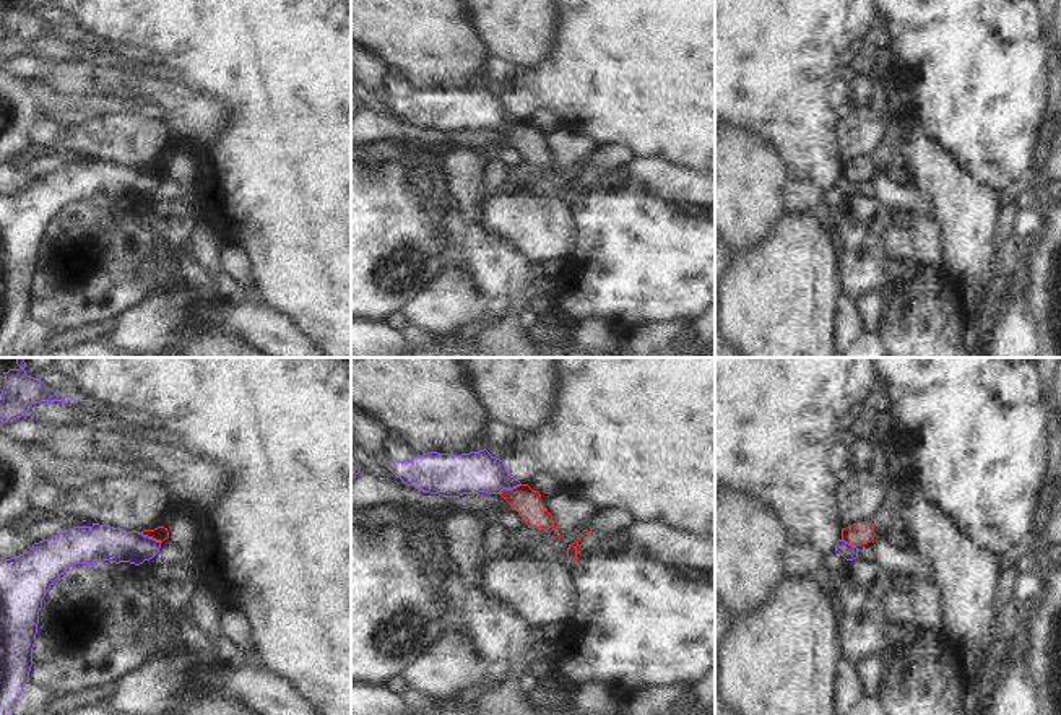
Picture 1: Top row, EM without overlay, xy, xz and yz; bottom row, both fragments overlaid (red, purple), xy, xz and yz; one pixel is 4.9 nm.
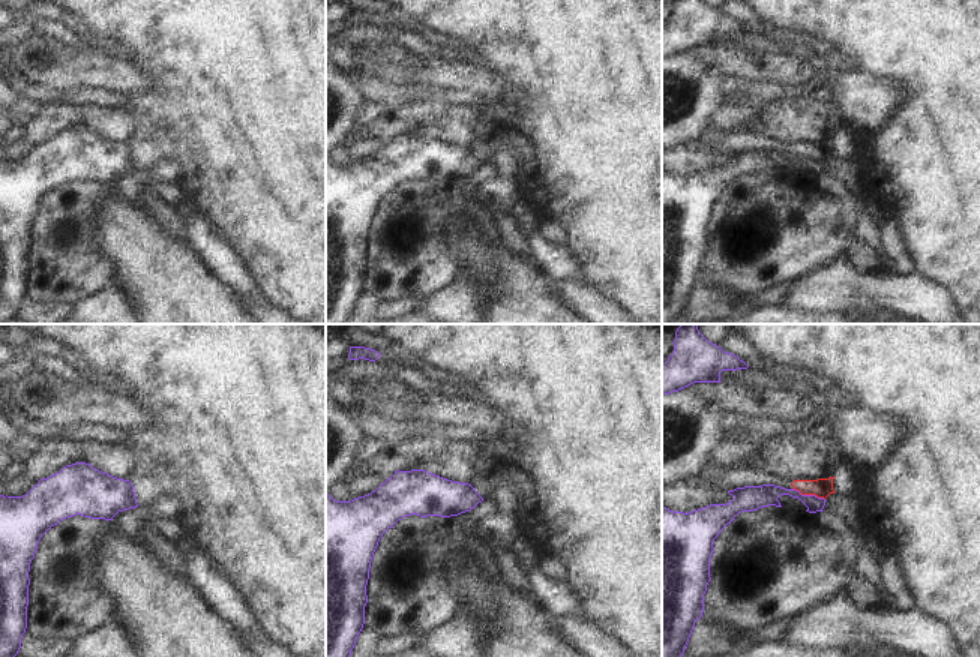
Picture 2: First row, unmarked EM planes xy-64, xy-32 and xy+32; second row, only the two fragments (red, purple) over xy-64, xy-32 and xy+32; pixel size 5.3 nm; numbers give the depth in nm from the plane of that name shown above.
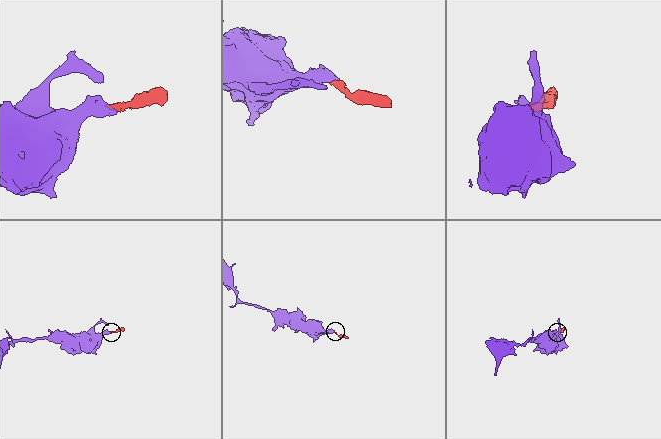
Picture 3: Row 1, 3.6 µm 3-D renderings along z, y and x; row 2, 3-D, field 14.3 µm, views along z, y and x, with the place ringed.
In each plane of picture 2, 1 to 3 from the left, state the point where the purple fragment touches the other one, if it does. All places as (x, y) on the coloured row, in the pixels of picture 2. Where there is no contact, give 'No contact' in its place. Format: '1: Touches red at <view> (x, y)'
1: No contact
2: No contact
3: Touches red at xy+32 (809, 494)

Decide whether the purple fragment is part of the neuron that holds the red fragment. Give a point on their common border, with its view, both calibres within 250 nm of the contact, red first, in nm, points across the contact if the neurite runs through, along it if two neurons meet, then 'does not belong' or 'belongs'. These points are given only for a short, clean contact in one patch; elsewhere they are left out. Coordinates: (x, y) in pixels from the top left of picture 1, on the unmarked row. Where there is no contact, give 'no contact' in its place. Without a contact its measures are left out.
contact xy (150, 173); calibres 70 and 180 nm; border xy (137, 168), (161, 177); does not belong

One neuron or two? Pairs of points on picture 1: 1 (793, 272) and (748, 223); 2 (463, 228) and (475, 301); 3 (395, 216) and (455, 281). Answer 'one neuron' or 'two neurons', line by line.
1: two neurons
2: two neurons
3: two neurons

